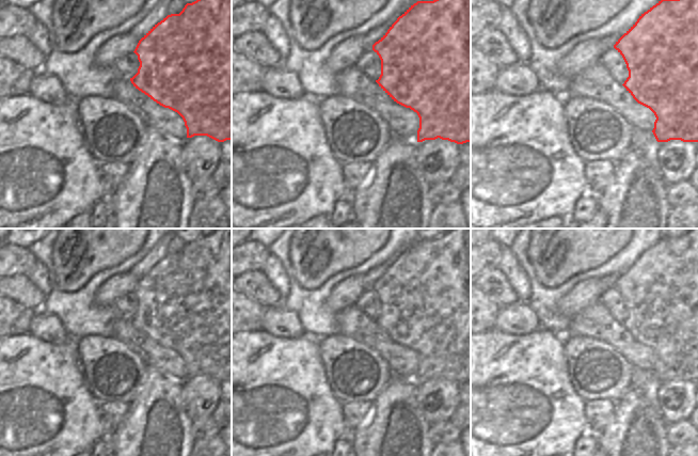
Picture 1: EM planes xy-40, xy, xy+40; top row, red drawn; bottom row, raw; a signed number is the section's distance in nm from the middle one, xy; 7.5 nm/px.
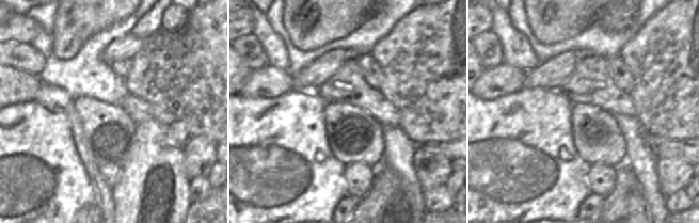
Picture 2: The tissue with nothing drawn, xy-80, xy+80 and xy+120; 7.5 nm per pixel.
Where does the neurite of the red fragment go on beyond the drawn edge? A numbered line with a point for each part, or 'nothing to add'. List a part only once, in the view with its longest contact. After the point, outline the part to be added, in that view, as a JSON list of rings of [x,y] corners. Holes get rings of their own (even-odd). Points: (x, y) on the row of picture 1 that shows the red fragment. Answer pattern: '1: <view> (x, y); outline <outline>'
nothing to add

